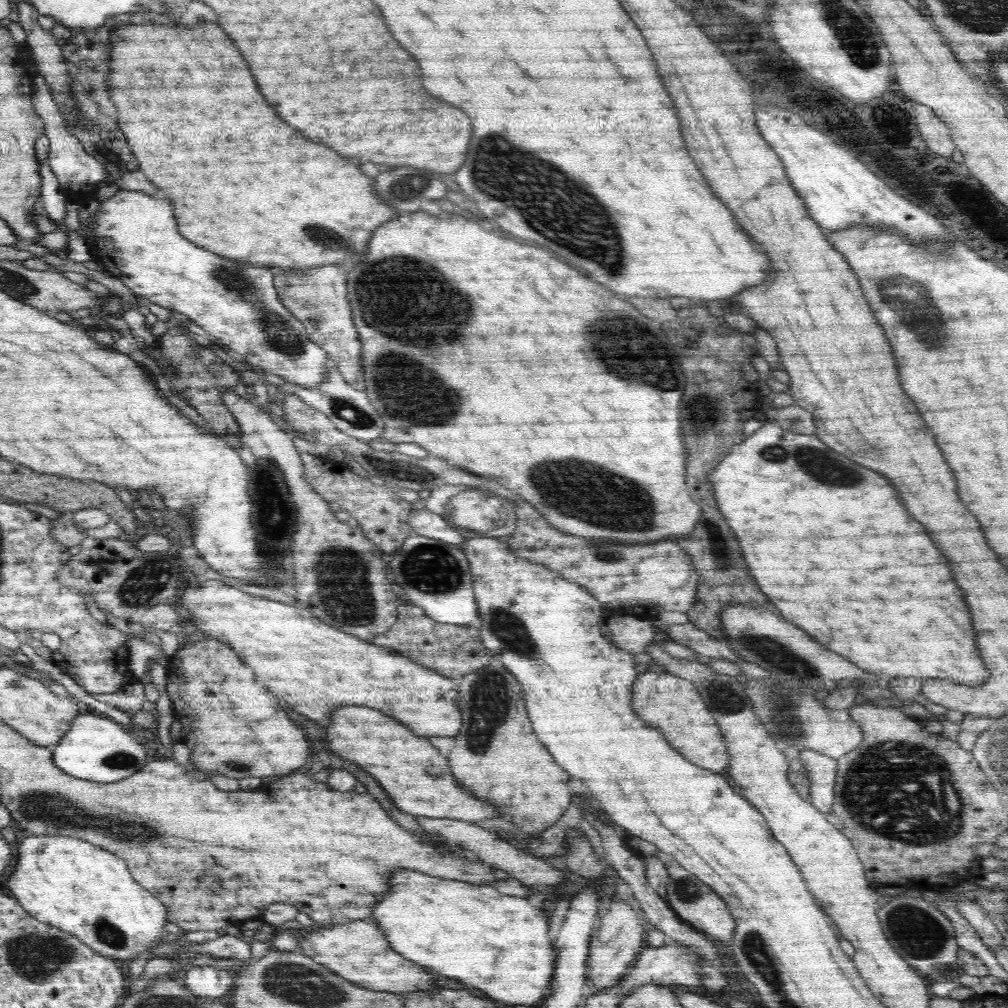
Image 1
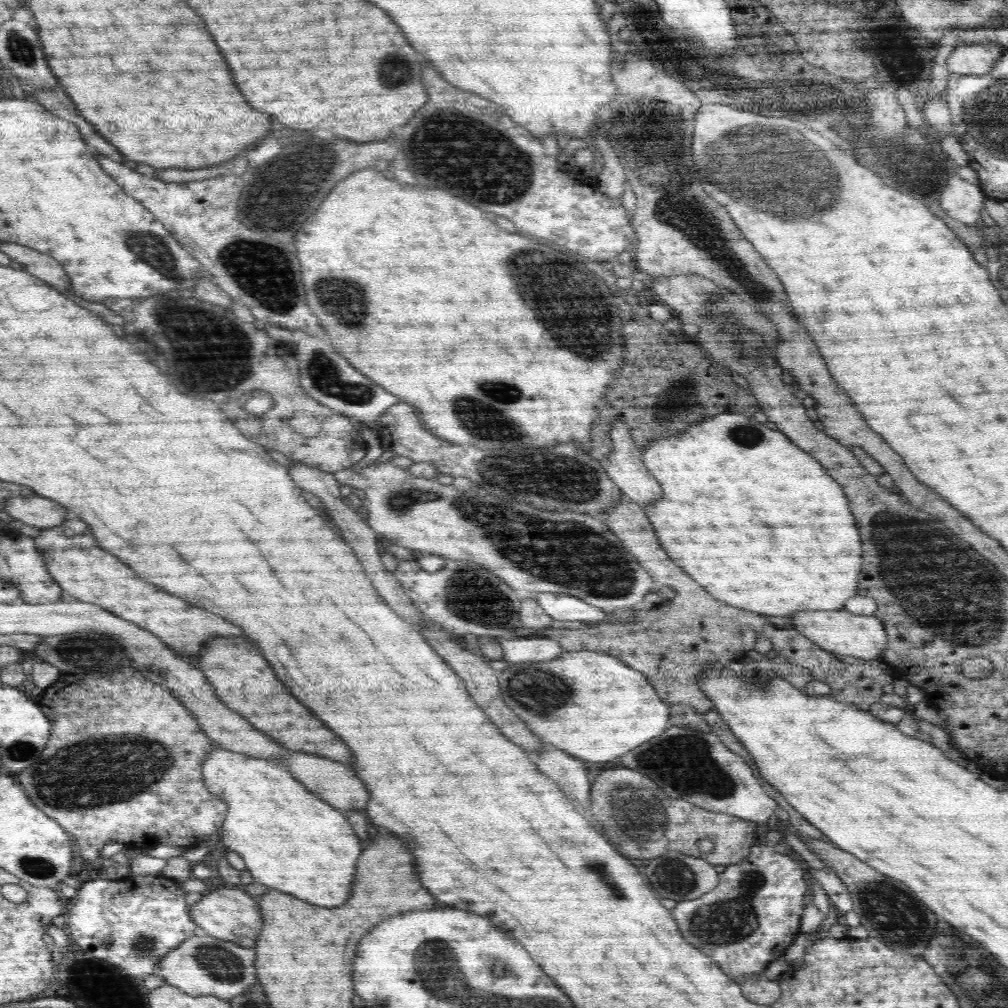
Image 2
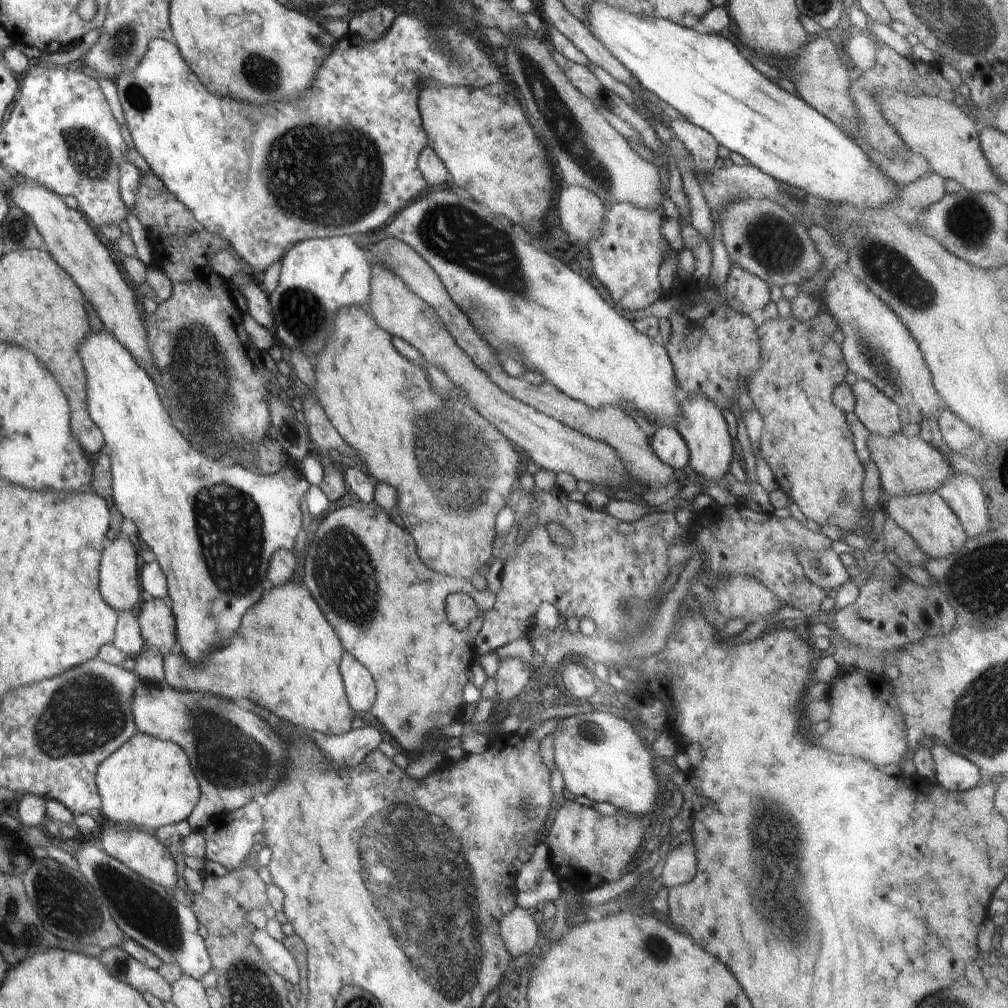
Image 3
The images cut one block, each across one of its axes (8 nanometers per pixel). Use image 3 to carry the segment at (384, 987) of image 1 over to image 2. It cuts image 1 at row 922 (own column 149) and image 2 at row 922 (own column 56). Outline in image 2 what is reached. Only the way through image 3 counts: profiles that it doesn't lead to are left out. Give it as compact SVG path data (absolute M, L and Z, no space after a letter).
M222 888L216 889L216 892L210 892L204 896L198 906L192 908L192 921L200 933L233 942L238 946L250 948L256 944L256 938L261 930L261 916L256 904L252 902L252 896L240 889Z

